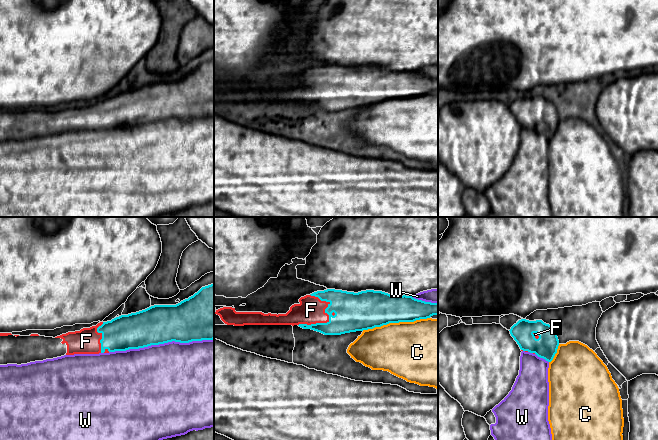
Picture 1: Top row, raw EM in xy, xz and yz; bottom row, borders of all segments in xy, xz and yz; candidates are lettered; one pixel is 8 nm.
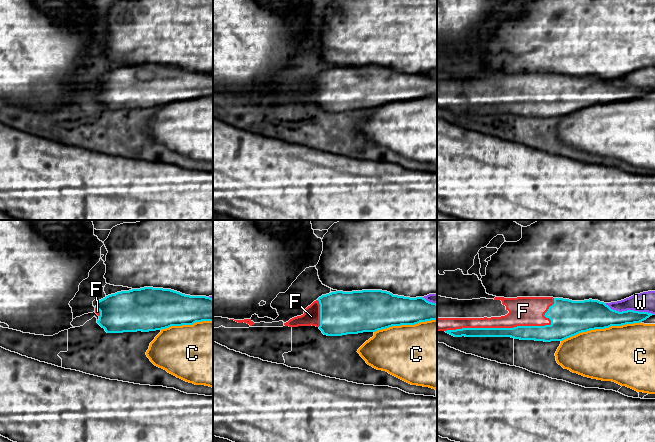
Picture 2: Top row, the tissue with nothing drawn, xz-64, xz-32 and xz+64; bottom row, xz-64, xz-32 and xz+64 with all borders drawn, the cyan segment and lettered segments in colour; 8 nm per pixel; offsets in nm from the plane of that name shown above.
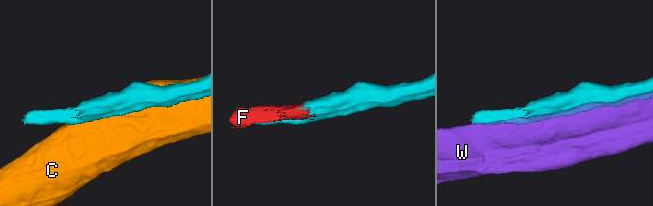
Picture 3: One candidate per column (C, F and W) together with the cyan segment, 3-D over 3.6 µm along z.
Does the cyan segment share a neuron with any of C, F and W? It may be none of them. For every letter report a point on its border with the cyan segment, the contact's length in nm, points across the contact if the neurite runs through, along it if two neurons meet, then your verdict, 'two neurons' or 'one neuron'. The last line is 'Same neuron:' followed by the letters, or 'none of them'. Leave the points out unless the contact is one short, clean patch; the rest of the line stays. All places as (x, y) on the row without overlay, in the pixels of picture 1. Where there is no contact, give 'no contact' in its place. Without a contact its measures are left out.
C: contact xz (395, 98); length 550 nm; two neurons
F: contact xz (322, 99); length 320 nm; one neuron
W: contact xy (161, 119); length 850 nm; two neurons
Same neuron: F

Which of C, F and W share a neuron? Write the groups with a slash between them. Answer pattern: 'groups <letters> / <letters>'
groups C / F / W

